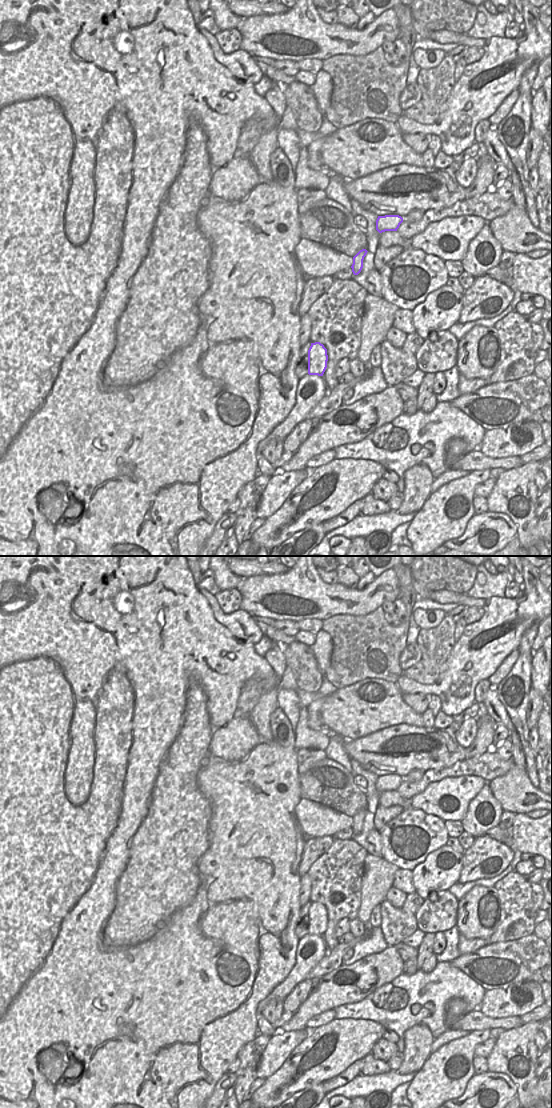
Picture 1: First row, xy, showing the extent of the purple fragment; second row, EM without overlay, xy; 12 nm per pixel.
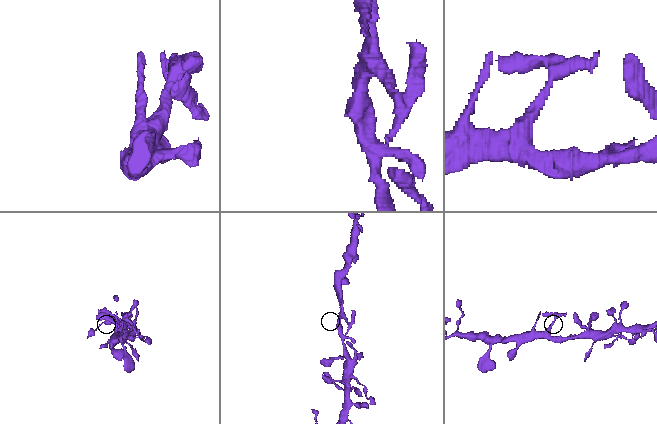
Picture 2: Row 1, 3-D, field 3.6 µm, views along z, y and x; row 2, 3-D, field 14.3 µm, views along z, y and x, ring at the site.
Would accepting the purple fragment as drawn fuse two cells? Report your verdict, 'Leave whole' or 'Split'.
Split

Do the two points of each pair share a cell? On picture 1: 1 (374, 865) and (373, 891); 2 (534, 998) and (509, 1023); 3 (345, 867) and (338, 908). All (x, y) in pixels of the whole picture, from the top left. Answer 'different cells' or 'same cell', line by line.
1: same cell
2: different cells
3: same cell

